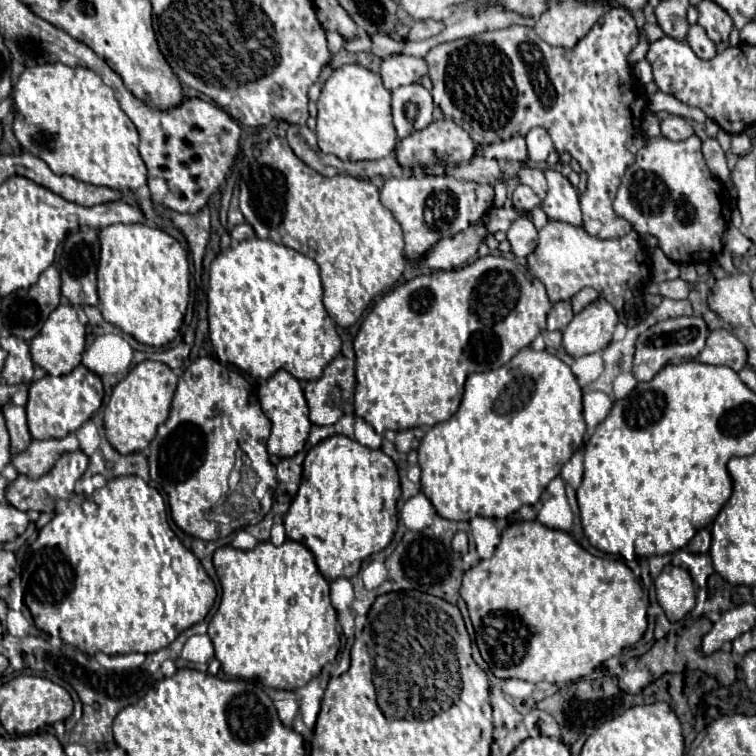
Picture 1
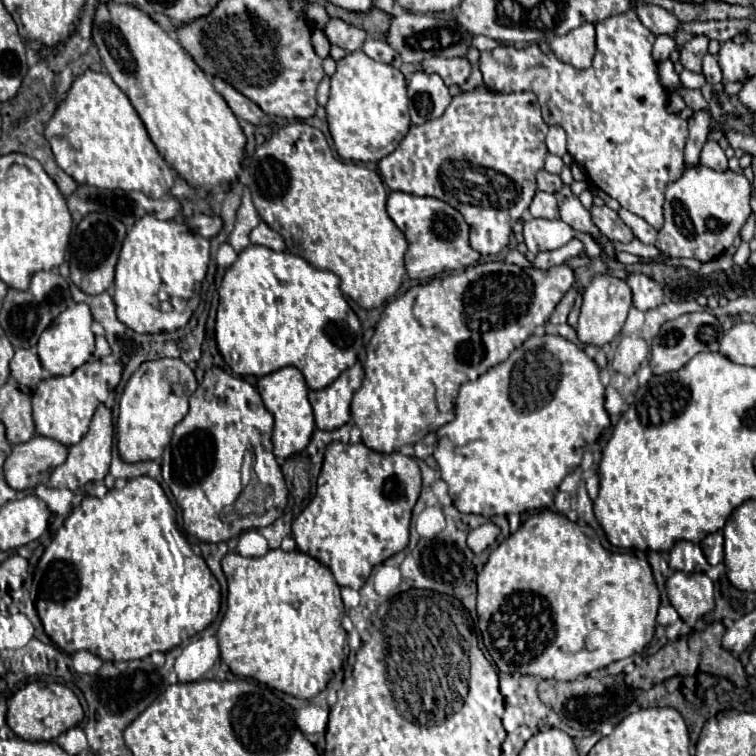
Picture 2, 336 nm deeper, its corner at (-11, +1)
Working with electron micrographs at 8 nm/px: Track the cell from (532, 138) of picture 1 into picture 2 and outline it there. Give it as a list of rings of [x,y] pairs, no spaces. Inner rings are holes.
[[[551,126],[547,134],[547,150],[555,156],[565,156],[565,130],[561,126]]]

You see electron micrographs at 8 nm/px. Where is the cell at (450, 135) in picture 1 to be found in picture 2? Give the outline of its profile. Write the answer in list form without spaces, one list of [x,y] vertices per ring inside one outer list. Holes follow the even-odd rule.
[[[479,86],[473,92],[457,94],[445,114],[435,122],[411,126],[399,148],[379,162],[379,174],[391,190],[411,192],[417,196],[433,196],[457,208],[471,226],[471,248],[481,256],[489,256],[501,252],[507,246],[513,222],[517,222],[531,204],[531,198],[537,190],[535,170],[543,168],[547,154],[545,136],[547,124],[541,118],[535,94],[495,94],[485,86]]]

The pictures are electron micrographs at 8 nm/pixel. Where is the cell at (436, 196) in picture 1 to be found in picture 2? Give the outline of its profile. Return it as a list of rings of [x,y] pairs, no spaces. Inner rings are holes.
[[[391,192],[387,198],[387,214],[407,236],[409,248],[405,252],[405,268],[409,278],[429,280],[441,272],[463,270],[481,258],[481,254],[469,246],[469,226],[461,212],[439,198]]]

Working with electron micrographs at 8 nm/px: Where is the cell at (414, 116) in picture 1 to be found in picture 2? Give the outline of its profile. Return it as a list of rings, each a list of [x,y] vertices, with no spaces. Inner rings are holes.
[[[415,72],[407,84],[407,94],[413,124],[425,124],[443,116],[443,112],[451,104],[449,90],[437,74]]]

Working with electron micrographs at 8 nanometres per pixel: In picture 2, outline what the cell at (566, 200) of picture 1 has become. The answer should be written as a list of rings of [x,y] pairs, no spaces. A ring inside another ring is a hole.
[[[593,204],[589,212],[591,212],[591,218],[593,218],[593,224],[599,228],[599,232],[605,238],[609,238],[613,242],[623,242],[623,244],[627,244],[635,238],[633,232],[621,222],[617,212],[611,210],[609,206],[595,206]]]

